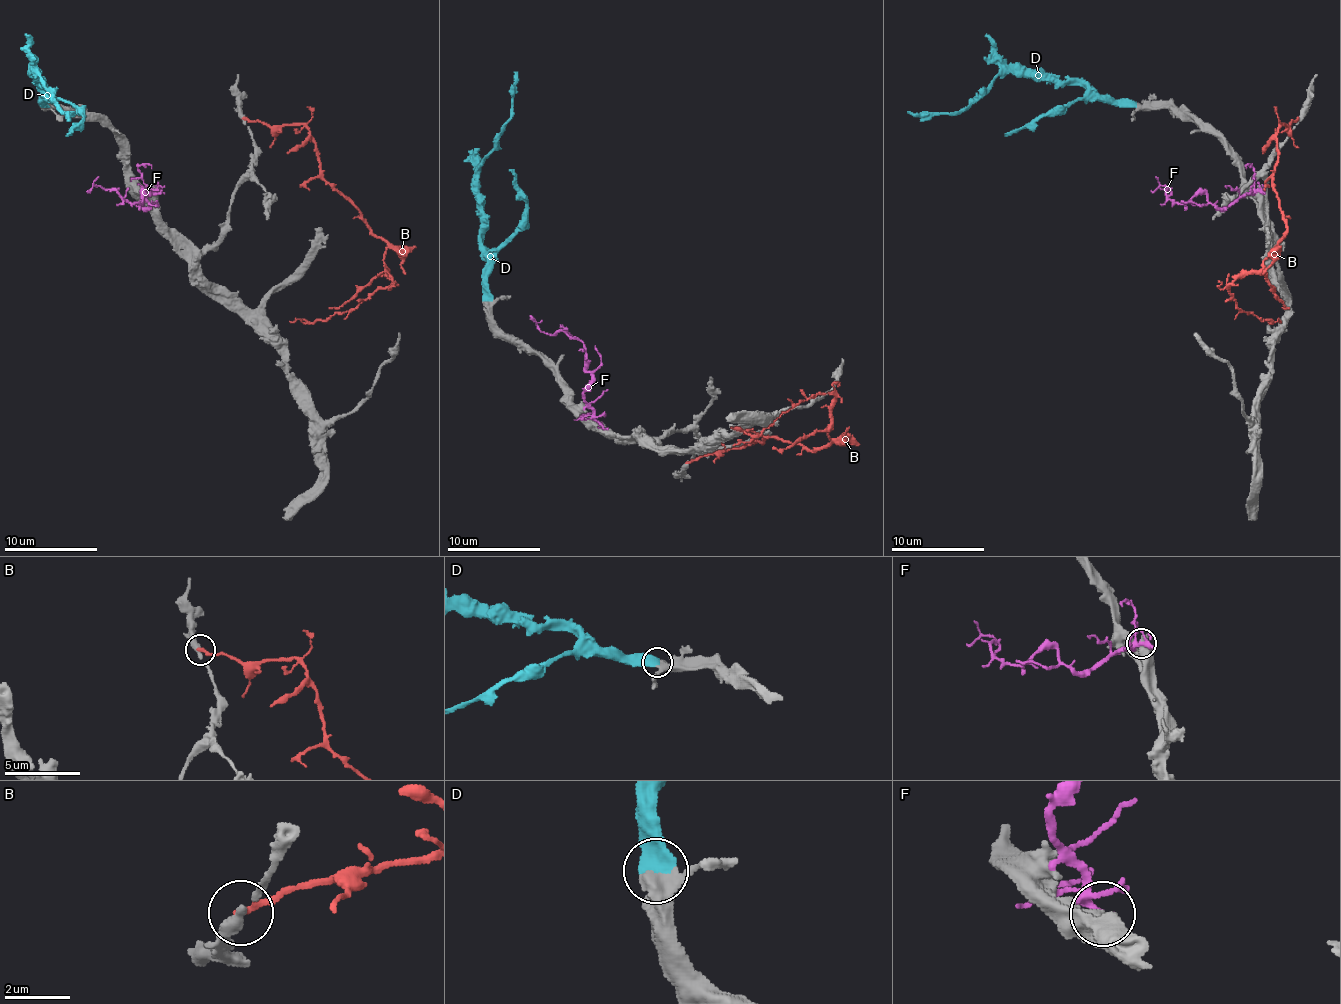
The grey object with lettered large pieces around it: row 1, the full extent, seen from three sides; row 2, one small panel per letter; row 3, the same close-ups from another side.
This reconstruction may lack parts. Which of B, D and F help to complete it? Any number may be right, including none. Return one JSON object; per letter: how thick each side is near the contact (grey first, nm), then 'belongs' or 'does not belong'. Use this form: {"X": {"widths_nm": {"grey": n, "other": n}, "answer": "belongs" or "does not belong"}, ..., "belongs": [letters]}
{"B": {"widths_nm": {"grey": 320, "other": 240}, "answer": "does not belong"}, "D": {"widths_nm": {"grey": 380, "other": 550}, "answer": "belongs"}, "F": {"widths_nm": {"grey": 650, "other": 220}, "answer": "does not belong"}, "belongs": ["D"]}

